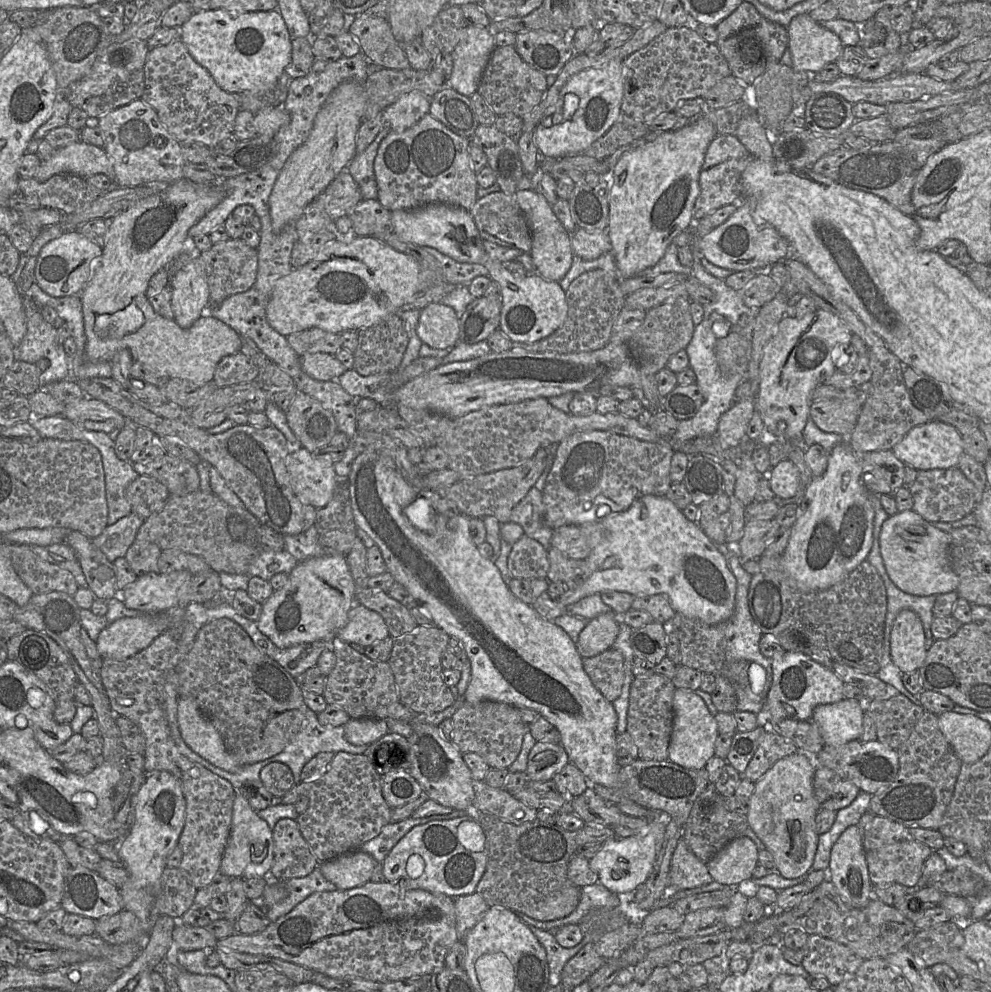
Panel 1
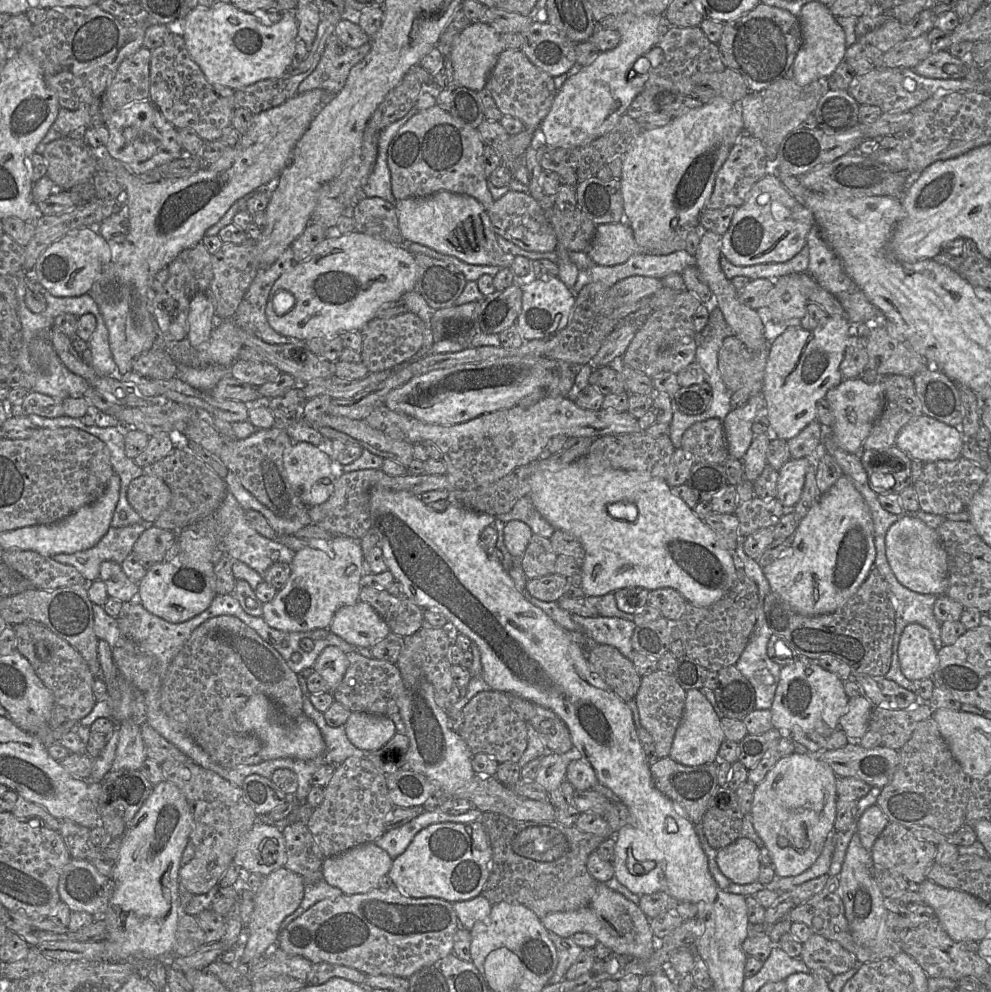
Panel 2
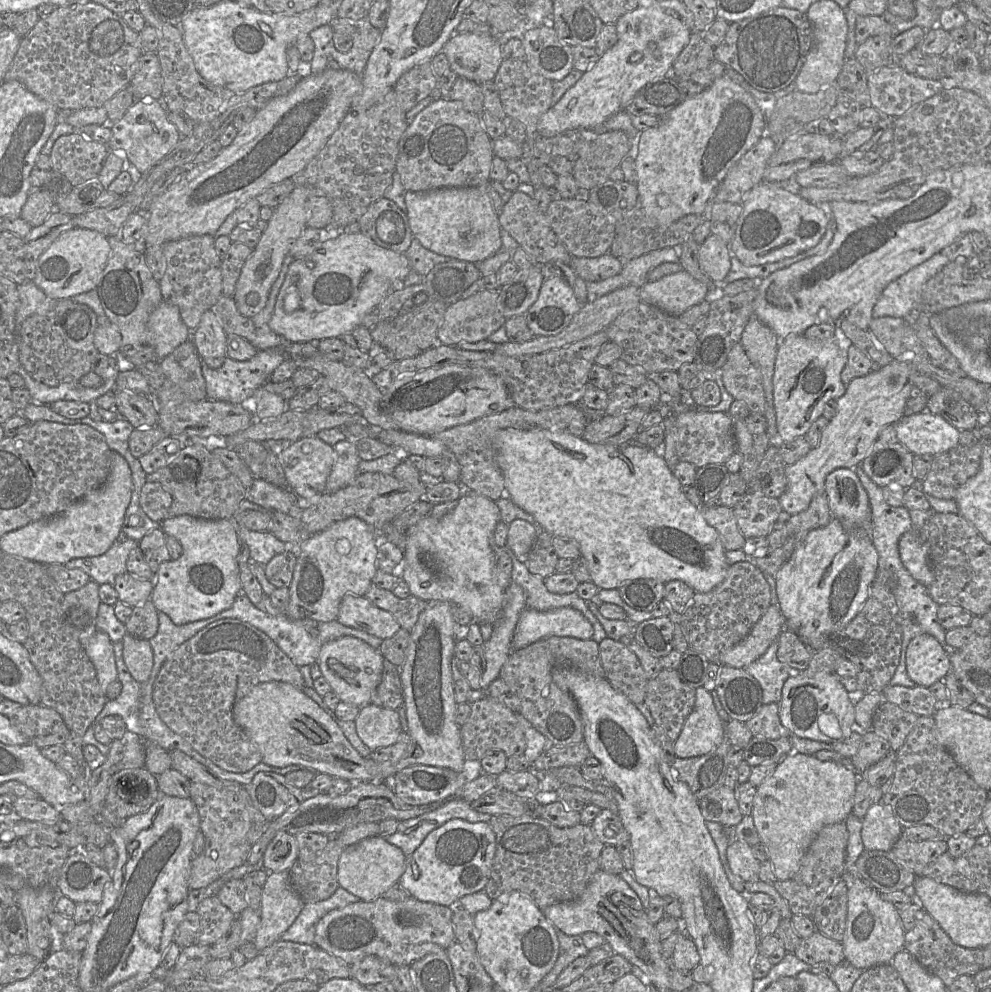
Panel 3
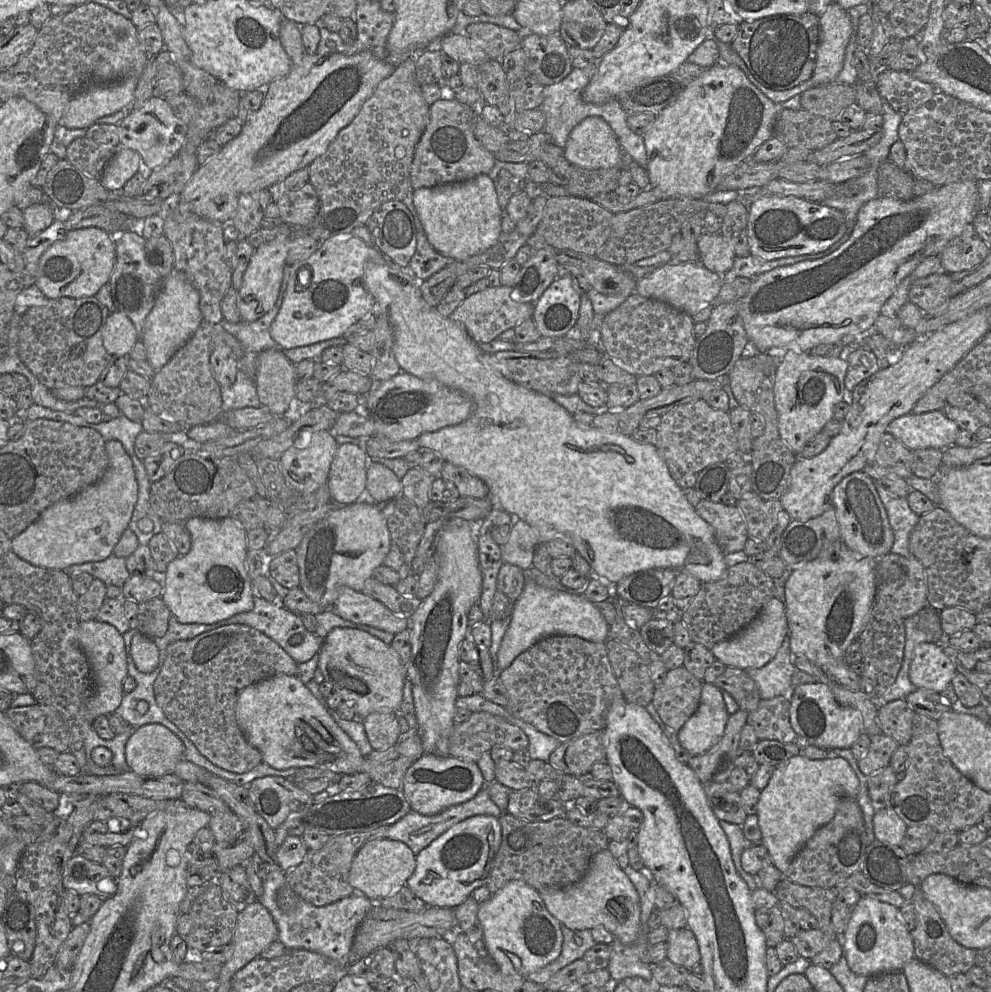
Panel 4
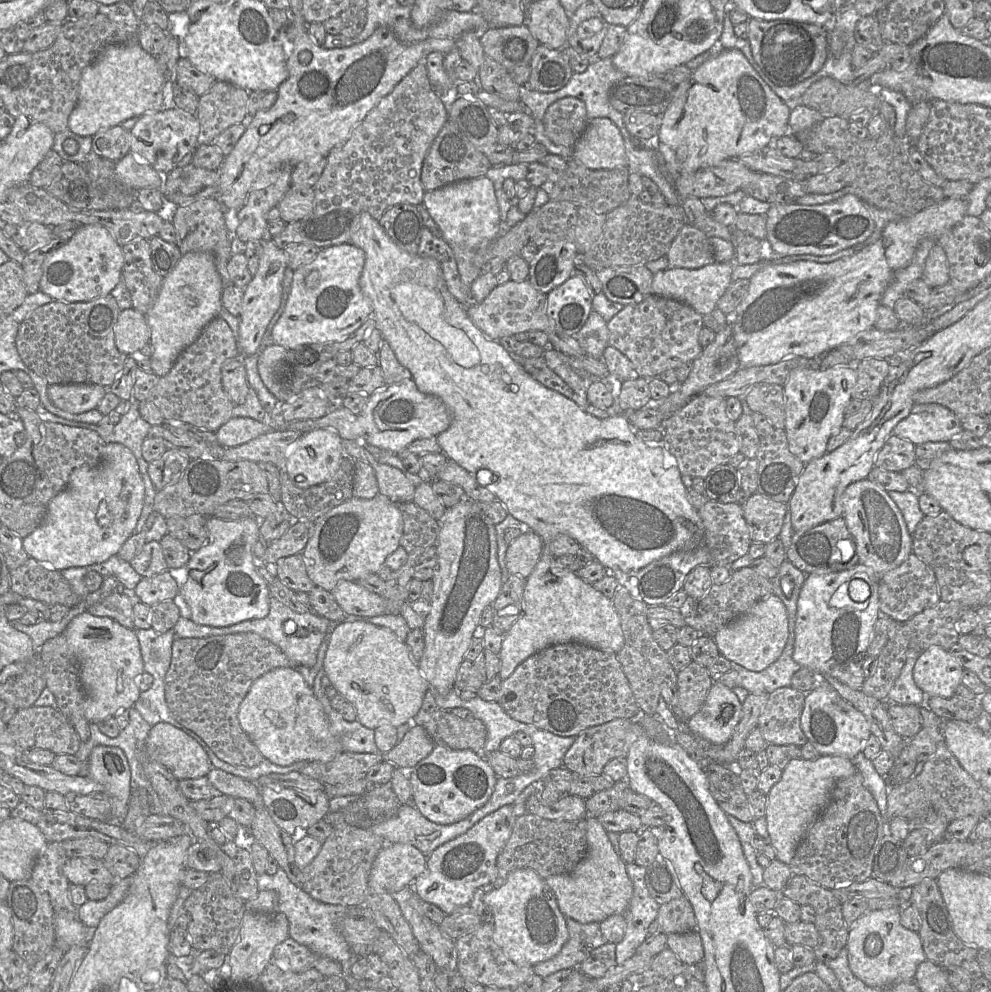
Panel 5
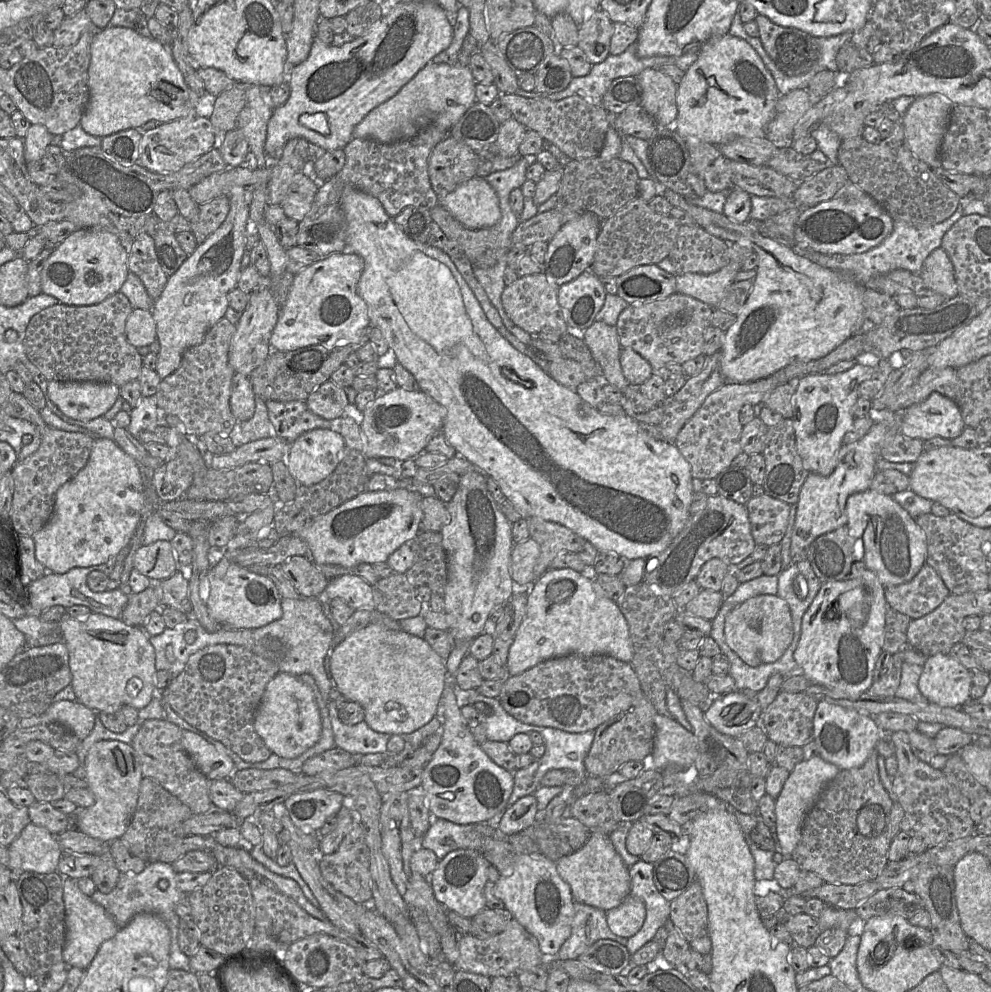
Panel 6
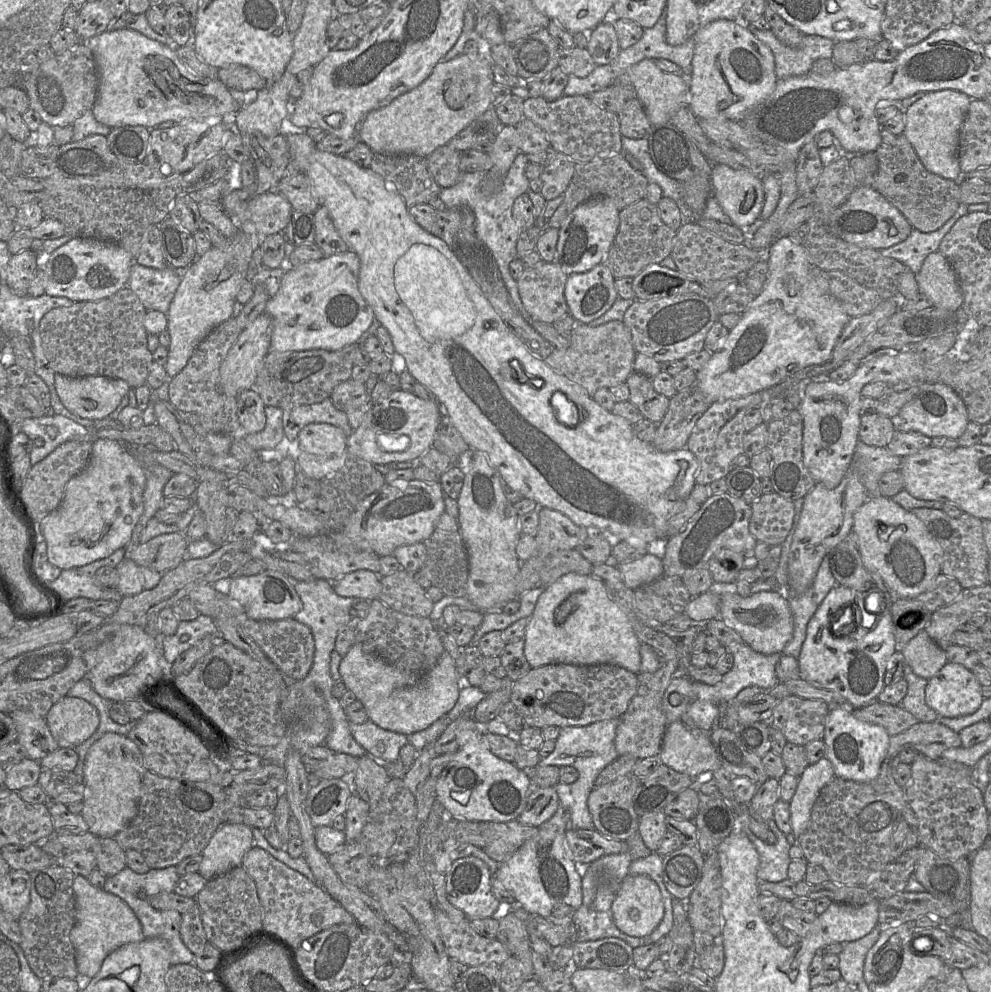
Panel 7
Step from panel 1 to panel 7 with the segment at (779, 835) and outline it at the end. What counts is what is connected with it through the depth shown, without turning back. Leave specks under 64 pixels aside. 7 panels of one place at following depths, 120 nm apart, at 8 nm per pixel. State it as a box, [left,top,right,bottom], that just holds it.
[789,757,834,838]

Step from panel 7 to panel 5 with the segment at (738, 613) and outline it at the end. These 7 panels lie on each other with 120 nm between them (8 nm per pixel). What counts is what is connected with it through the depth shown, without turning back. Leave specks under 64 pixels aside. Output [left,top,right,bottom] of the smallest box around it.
[712,594,789,672]

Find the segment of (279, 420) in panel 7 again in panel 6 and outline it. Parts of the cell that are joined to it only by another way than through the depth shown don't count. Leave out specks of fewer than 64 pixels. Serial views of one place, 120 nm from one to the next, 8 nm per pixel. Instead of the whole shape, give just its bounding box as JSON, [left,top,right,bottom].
[230,396,275,446]

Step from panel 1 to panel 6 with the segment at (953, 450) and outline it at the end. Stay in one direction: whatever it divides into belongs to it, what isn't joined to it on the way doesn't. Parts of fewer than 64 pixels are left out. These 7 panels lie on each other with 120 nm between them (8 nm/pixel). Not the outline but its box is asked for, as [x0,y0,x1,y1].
[899,392,965,441]

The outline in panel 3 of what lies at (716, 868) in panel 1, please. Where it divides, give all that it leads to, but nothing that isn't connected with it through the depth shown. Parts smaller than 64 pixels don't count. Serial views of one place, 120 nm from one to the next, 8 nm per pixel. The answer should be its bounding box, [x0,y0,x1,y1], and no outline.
[727,840,761,882]

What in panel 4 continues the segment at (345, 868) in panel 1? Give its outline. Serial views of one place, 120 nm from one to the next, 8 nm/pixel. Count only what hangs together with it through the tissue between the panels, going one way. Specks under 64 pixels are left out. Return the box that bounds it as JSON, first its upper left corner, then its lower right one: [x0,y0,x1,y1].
[349,839,416,902]

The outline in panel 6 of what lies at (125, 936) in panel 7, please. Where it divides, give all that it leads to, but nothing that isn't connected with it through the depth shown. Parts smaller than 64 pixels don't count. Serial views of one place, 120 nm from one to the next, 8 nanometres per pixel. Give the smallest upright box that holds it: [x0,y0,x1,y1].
[63,878,120,970]

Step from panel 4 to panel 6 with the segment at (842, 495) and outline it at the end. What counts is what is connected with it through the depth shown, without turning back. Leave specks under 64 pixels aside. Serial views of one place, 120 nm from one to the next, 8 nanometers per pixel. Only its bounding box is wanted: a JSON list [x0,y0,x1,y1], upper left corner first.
[846,489,927,586]

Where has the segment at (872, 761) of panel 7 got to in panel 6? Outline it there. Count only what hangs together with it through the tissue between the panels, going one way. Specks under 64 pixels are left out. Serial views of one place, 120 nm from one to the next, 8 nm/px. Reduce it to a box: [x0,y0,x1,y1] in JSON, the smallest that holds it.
[813,701,883,770]

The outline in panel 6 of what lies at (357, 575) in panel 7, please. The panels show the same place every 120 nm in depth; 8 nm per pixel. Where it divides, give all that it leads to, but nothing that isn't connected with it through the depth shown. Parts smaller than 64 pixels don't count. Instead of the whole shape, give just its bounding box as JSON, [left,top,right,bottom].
[320,574,376,610]

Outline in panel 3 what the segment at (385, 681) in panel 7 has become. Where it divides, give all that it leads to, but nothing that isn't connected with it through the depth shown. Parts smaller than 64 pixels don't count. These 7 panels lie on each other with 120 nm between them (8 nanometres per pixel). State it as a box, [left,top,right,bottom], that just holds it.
[316,636,384,708]

